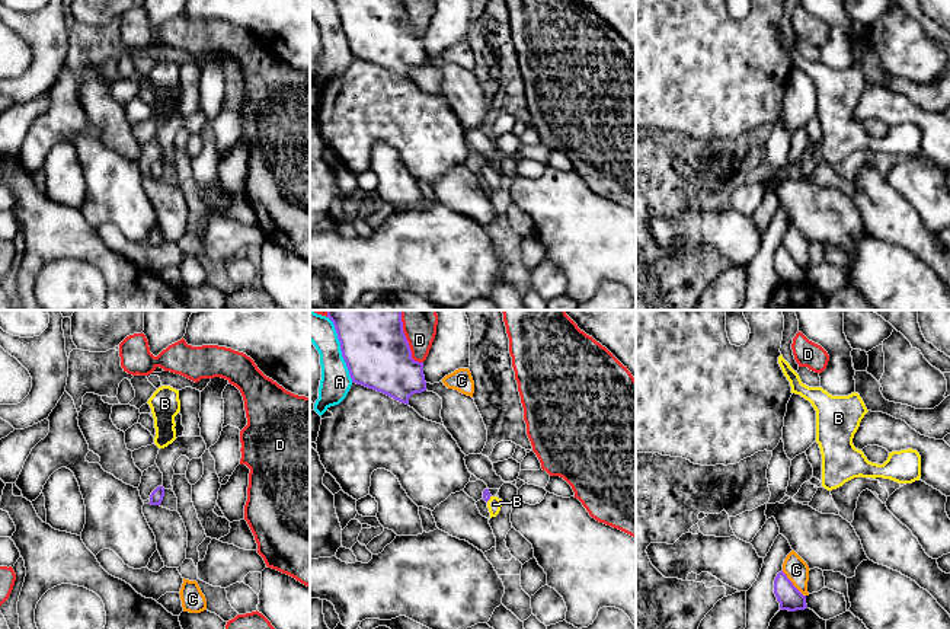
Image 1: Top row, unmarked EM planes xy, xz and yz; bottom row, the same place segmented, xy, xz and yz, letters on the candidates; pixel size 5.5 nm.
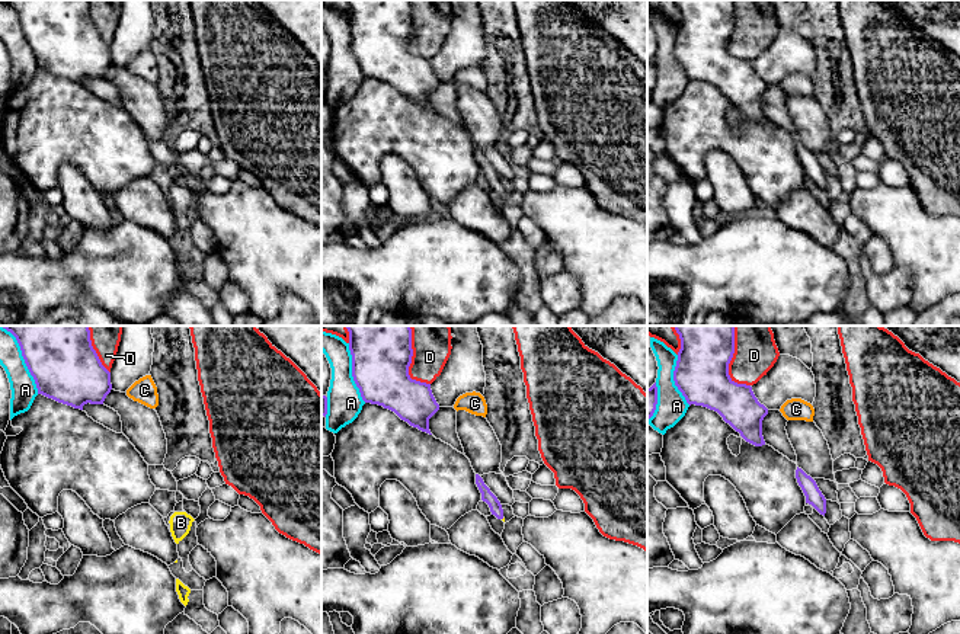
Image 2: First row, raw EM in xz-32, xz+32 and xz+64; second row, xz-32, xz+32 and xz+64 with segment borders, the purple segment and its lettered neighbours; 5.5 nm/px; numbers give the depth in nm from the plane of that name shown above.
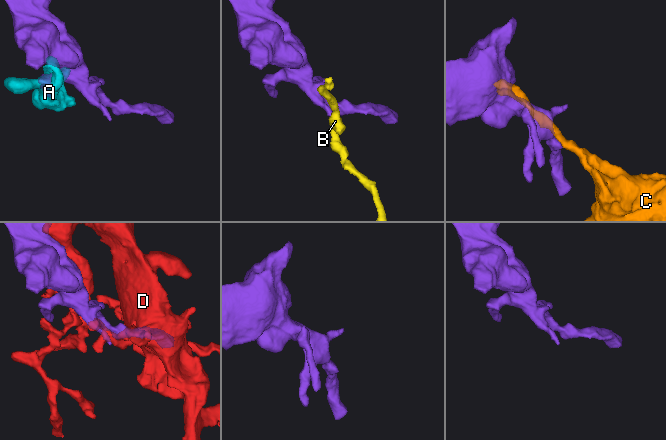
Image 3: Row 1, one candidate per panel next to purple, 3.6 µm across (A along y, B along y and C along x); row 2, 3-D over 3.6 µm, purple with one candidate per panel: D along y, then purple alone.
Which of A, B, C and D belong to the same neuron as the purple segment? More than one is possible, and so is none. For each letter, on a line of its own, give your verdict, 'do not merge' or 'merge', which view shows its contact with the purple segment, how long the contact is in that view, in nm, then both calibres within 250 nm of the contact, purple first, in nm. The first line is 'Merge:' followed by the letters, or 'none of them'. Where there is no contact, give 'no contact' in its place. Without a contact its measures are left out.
Merge: B
A: do not merge | xz | 320 nm | 360/170 nm
B: merge | xz | 50 nm | 50/80 nm
C: do not merge | yz | 190 nm | 130/130 nm
D: do not merge | xz | 240 nm | 360/140 nm

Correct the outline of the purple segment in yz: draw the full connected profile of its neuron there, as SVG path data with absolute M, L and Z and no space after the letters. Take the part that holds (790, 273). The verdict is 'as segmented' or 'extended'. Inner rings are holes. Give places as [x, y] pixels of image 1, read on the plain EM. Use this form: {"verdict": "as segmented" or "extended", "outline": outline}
{"verdict": "as segmented", "outline": "M781 245L774 253L774 268L781 284L796 285L807 282L806 269L803 269L787 249Z"}

